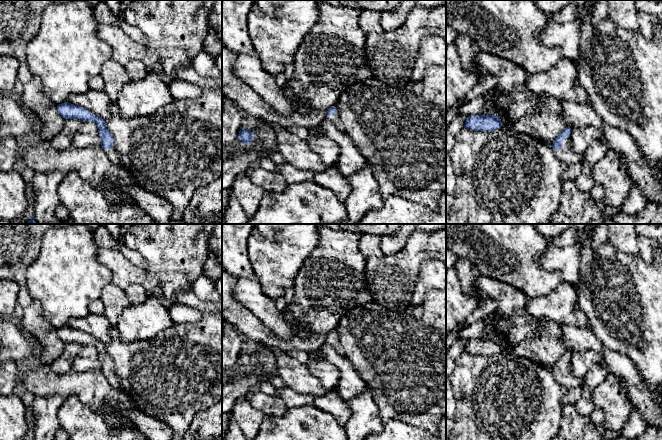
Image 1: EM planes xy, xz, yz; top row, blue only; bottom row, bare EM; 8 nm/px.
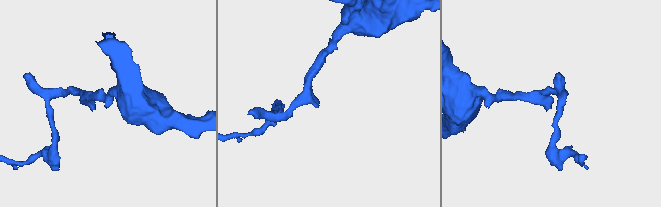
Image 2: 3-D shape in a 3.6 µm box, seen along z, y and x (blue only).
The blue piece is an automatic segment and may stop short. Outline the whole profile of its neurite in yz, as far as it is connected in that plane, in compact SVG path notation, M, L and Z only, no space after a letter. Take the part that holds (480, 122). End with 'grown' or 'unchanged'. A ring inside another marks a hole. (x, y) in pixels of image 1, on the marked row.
M473 115L469 116L464 128L474 131L493 131L502 127L501 120L496 115Z; unchanged

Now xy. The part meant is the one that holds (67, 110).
M69 102L57 105L57 110L64 119L80 119L82 121L96 123L101 139L101 146L106 155L115 164L121 164L119 155L114 147L114 138L106 127L106 121L92 112Z; grown

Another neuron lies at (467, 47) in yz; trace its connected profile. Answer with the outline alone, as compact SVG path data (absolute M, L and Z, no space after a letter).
M457 32L455 44L457 46L463 67L477 75L476 55L480 48L472 38Z

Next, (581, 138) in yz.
M593 126L572 128L570 146L574 152L583 155L596 140L605 140L604 134L600 129Z

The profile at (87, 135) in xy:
M83 121L73 138L72 145L76 148L101 145L97 124L94 122Z

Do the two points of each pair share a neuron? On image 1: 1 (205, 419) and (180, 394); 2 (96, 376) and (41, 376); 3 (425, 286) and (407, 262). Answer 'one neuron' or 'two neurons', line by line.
1: two neurons
2: one neuron
3: two neurons

